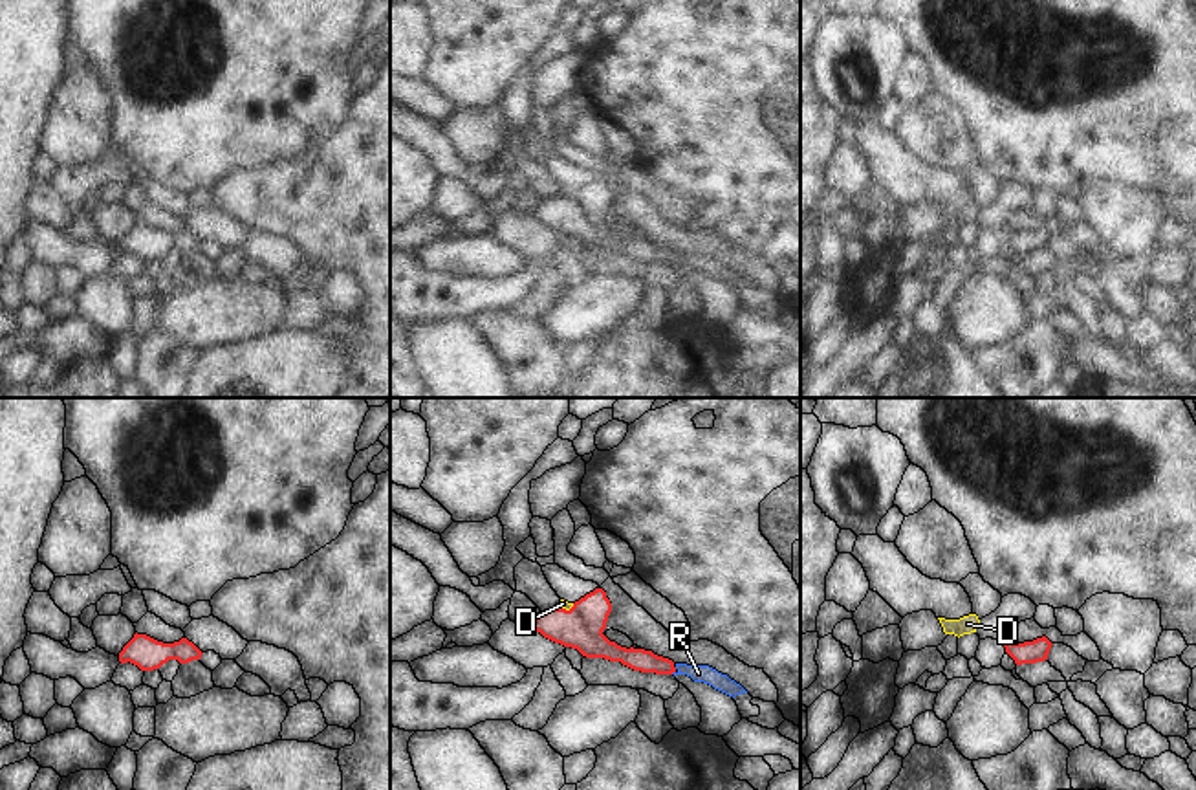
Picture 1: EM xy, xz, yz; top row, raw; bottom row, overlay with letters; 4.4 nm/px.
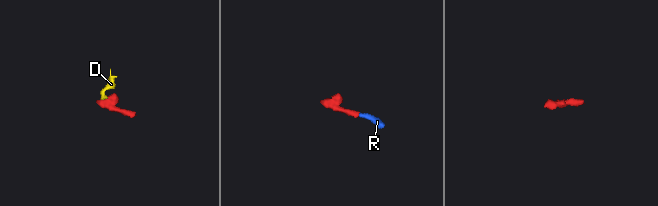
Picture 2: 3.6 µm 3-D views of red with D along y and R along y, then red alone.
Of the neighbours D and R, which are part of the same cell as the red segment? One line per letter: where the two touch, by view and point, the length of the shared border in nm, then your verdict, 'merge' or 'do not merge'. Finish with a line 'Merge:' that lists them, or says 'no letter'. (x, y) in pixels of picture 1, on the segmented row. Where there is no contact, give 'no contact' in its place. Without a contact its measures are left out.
D: xz (563, 609) | 100 nm | merge
R: xz (673, 671) | 30 nm | merge
Merge: D, R

